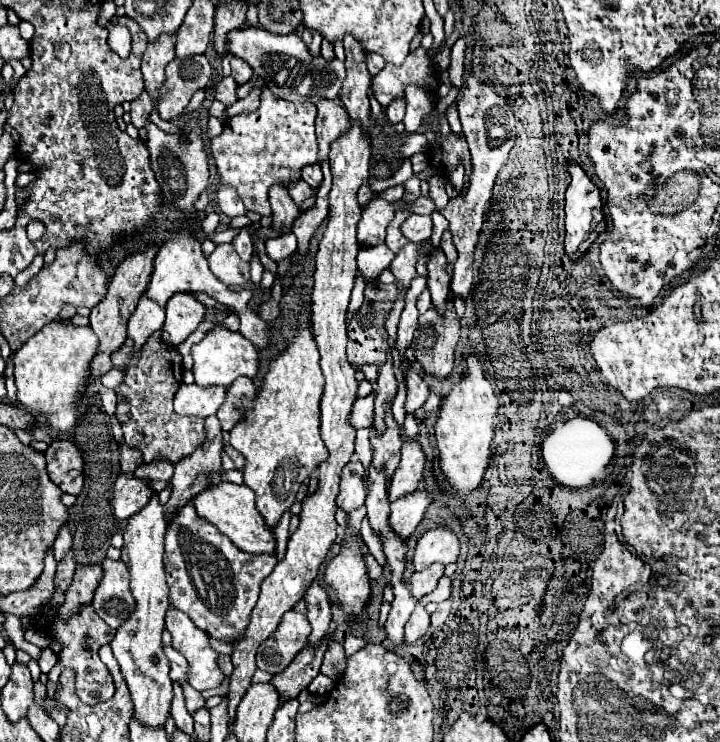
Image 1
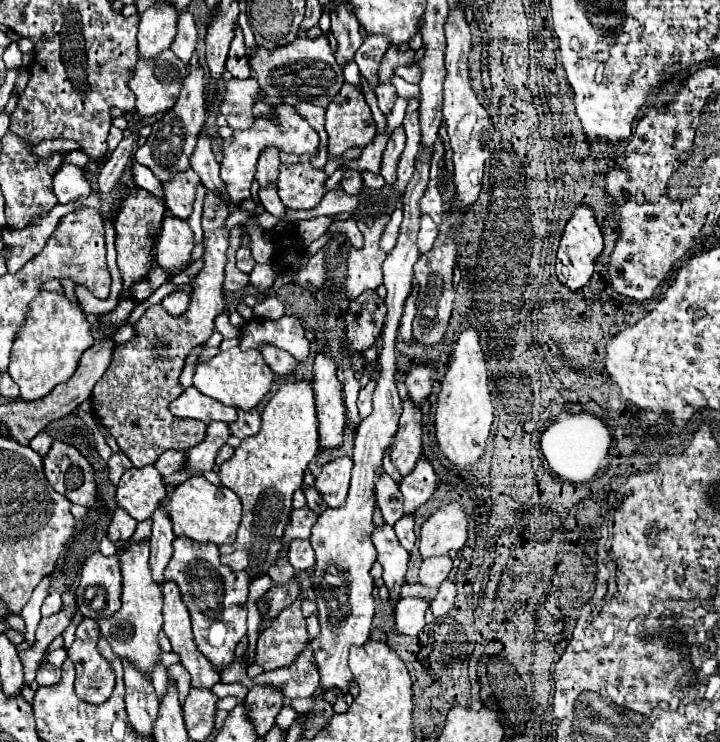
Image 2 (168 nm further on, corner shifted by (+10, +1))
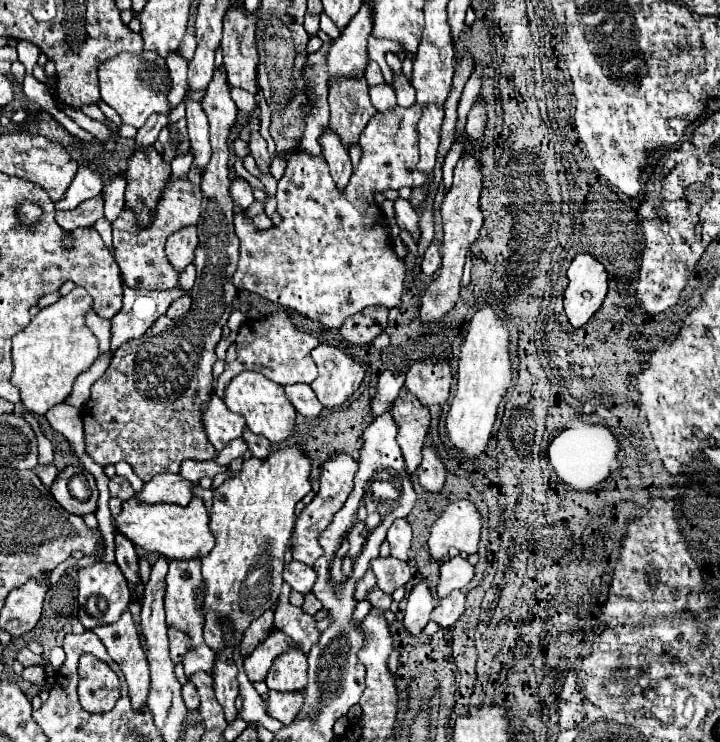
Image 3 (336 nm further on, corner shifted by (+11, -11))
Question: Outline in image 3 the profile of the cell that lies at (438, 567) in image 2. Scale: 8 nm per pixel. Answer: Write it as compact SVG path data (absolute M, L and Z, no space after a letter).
M452 557L450 561L444 561L440 565L440 579L436 585L436 597L444 599L448 597L454 589L462 589L470 583L474 575L474 567L462 559L462 557Z

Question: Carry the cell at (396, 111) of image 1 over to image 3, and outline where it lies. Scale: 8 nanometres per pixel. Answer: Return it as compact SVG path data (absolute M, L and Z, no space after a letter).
M386 83L370 87L370 99L372 99L372 105L376 107L376 111L382 111L382 113L396 107L396 93Z

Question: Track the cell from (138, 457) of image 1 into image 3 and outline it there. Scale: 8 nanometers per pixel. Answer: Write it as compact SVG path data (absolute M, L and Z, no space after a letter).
M116 475L110 479L110 497L118 497L120 501L128 501L128 499L132 499L132 495L134 495L134 489L124 477Z

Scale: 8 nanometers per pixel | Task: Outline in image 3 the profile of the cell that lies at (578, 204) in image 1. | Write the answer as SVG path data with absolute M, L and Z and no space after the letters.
M578 253L572 259L572 263L566 271L566 277L568 277L568 285L564 291L564 311L566 311L566 315L574 327L582 327L598 311L598 307L604 301L604 295L608 291L608 285L606 285L608 273L598 259L594 259L588 253Z

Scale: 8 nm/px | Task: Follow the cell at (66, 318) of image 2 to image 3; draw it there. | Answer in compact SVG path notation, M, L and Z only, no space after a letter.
M74 287L54 305L44 307L30 325L12 337L12 383L20 389L20 401L34 415L44 415L72 393L74 379L98 357L98 339L84 323L84 313L92 309L92 297L82 287Z

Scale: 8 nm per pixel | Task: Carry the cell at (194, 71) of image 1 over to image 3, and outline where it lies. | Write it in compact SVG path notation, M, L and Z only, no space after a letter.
M144 51L142 55L132 53L120 53L120 57L114 57L100 65L98 69L100 77L100 95L102 99L116 109L116 113L122 117L124 123L134 125L140 129L144 121L148 121L154 113L168 113L168 89L170 89L170 77L168 67L162 57L156 57L156 53Z

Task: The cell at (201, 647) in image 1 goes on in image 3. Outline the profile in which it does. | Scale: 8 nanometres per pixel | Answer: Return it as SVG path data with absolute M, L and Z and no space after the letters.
M170 561L170 569L168 569L168 575L166 575L166 597L164 597L166 625L188 633L188 637L190 637L190 641L192 641L190 651L204 643L204 637L202 637L204 619L198 615L198 611L196 611L196 601L194 601L194 597L196 597L196 587L198 587L200 583L202 583L200 561Z

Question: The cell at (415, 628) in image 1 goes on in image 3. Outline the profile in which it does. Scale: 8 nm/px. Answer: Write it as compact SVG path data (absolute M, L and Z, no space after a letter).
M420 581L408 595L406 611L404 611L404 627L410 635L420 635L424 625L430 621L430 613L434 609L430 589L426 581Z

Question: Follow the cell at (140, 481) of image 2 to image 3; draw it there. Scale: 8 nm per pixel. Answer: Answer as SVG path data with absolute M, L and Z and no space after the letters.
M164 473L144 483L142 491L134 495L140 503L178 503L188 505L192 499L192 483L180 475Z

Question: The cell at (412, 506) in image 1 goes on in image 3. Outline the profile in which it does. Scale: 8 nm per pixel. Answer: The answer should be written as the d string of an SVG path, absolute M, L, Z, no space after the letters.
M426 445L422 449L422 455L424 455L424 459L422 459L420 467L416 469L418 481L420 481L420 485L422 485L424 491L438 493L444 487L444 479L446 479L444 463L438 459L436 449L432 445Z

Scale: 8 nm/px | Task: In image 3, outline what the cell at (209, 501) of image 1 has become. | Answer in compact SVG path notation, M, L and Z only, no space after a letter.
M194 497L190 505L170 505L170 503L138 503L136 499L128 499L122 503L122 513L114 519L114 527L128 537L134 545L156 551L168 559L202 559L216 543L216 537L212 537L212 531L208 531L208 519L210 513L200 497Z

